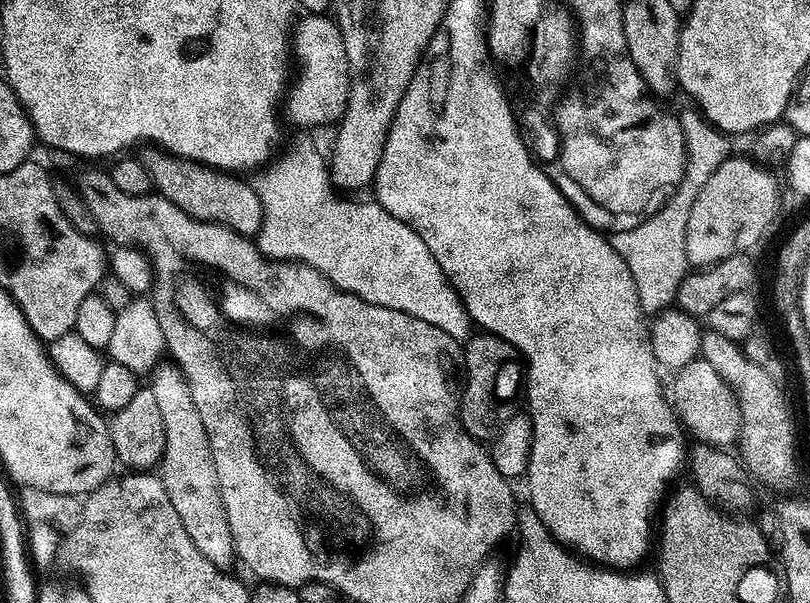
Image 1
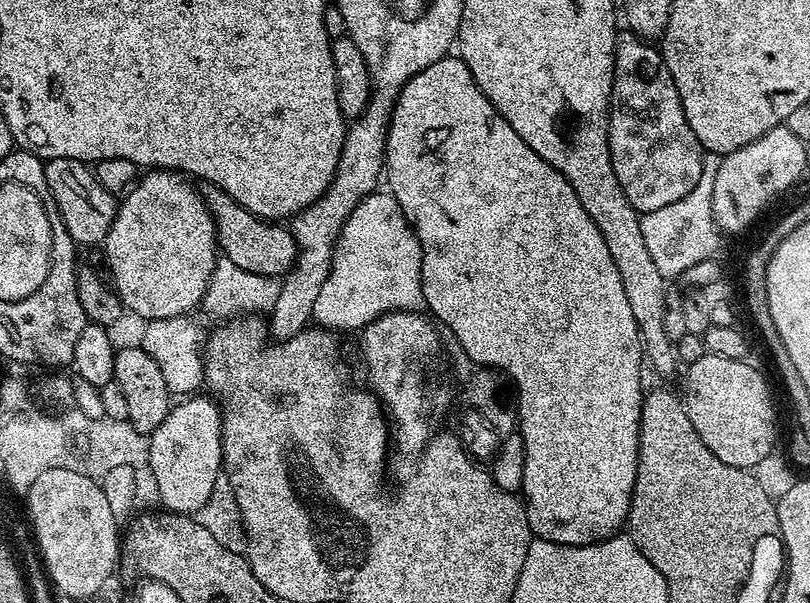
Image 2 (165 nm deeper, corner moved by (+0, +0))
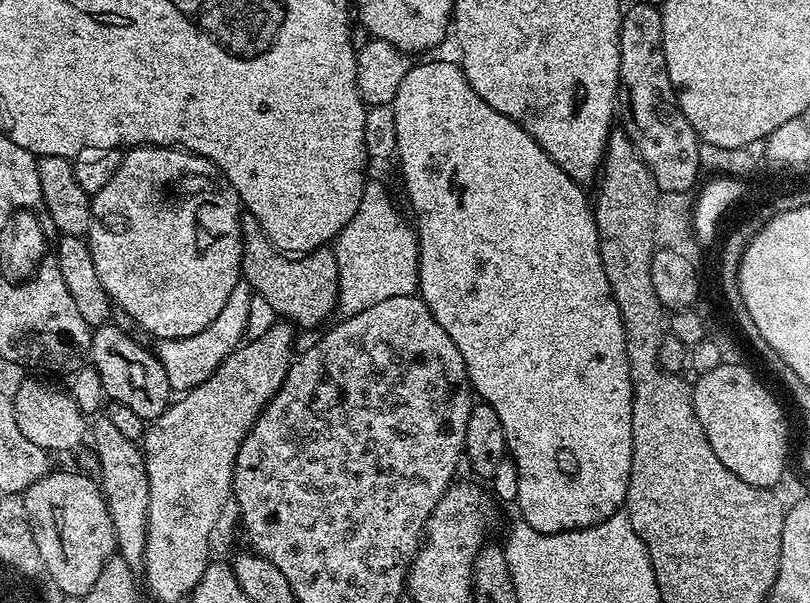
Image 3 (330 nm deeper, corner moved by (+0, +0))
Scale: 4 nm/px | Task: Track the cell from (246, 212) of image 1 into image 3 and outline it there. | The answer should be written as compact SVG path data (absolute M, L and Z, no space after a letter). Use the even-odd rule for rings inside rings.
M241 215L240 228L244 232L242 250L243 279L257 297L260 296L277 312L277 317L291 322L297 329L316 328L331 312L337 311L338 262L331 247L318 248L307 254L292 255L281 252L260 231L260 223L252 216Z

